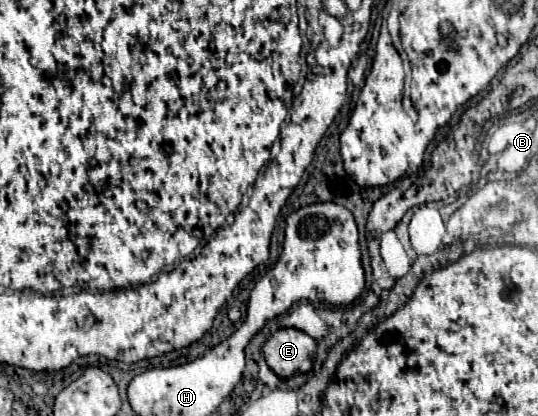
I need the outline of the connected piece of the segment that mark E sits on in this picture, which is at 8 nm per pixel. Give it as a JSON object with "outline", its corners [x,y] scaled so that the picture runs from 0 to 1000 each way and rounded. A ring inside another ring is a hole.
{"outline":[[[520,791],[494,820],[487,844],[502,887],[517,906],[535,911],[580,887],[587,820],[558,791]]]}

